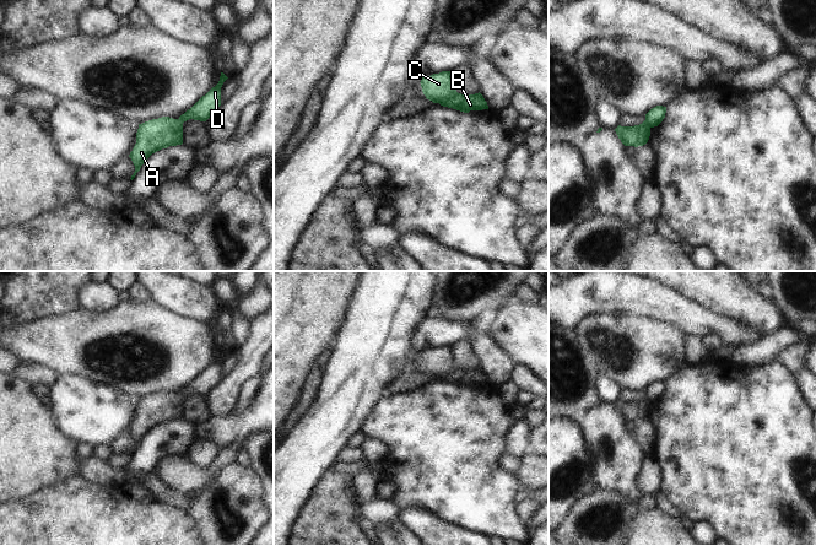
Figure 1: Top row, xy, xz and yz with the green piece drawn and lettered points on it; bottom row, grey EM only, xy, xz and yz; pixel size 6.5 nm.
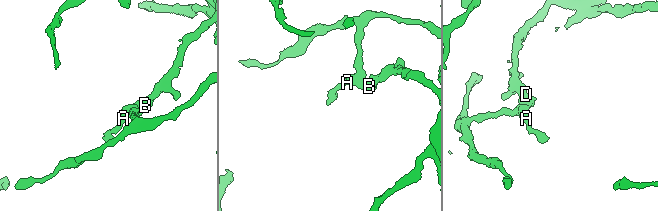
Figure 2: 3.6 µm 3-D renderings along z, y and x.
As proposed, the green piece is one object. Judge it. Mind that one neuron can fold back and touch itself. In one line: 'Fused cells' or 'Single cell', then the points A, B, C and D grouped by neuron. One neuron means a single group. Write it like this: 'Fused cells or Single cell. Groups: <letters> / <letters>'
Fused cells. Groups: A C / B D.

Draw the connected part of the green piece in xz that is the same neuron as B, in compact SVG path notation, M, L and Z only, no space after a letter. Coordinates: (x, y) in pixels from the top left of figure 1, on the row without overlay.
M480 367L469 371L456 368L450 373L441 374L438 378L443 382L453 383L464 388L488 384L487 377Z

